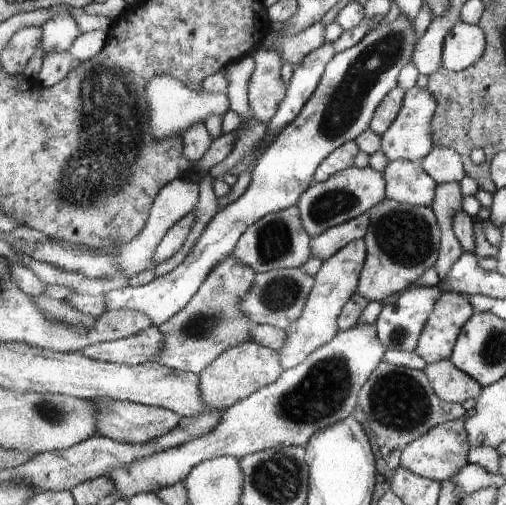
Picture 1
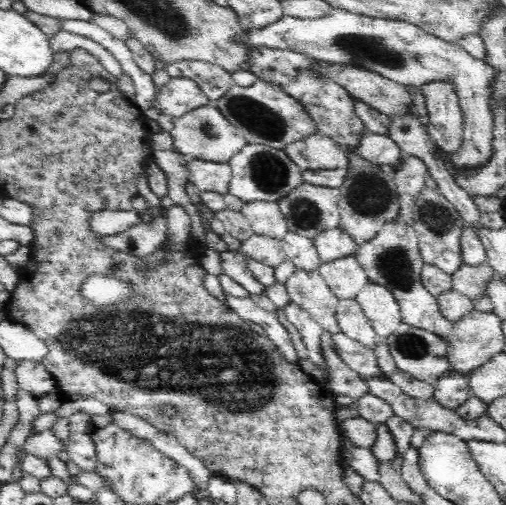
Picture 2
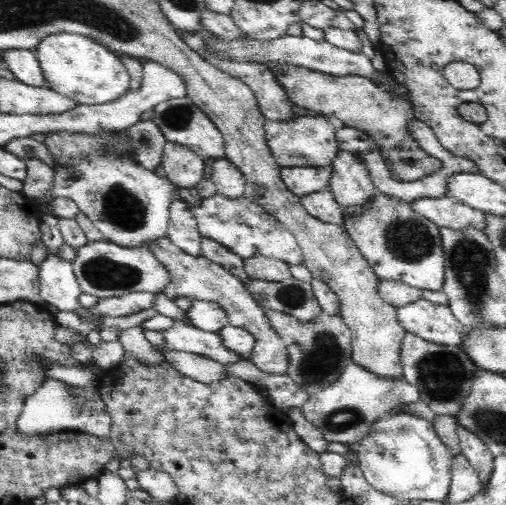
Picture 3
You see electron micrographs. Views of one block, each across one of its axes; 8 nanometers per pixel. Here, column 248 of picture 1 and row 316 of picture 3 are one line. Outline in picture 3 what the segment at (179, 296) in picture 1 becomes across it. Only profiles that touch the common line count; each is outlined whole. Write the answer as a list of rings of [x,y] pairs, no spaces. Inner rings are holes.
[[[194,299],[192,306],[187,311],[192,318],[192,325],[205,332],[219,332],[222,328],[231,325],[226,310],[218,302]]]

